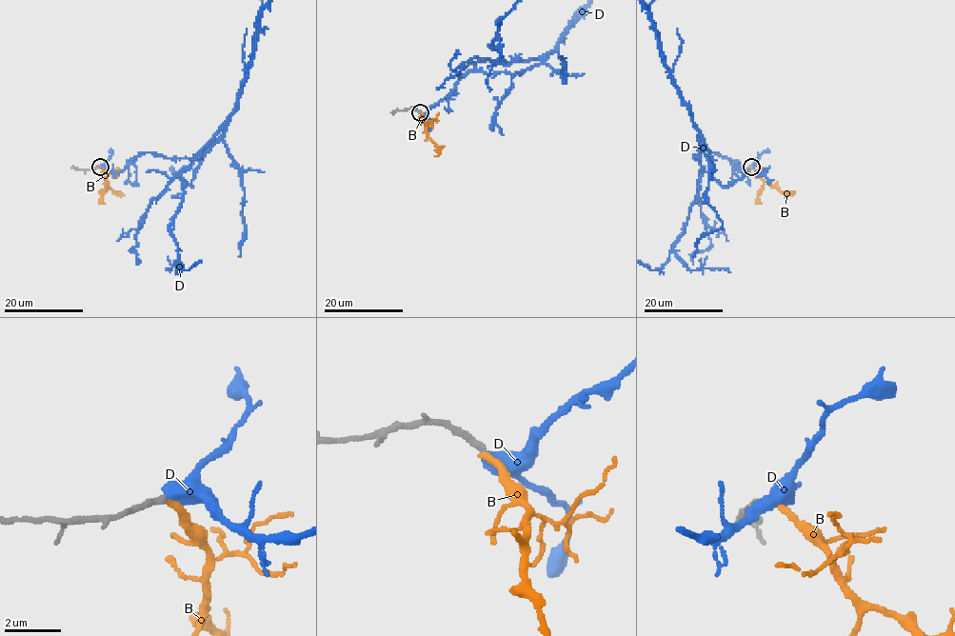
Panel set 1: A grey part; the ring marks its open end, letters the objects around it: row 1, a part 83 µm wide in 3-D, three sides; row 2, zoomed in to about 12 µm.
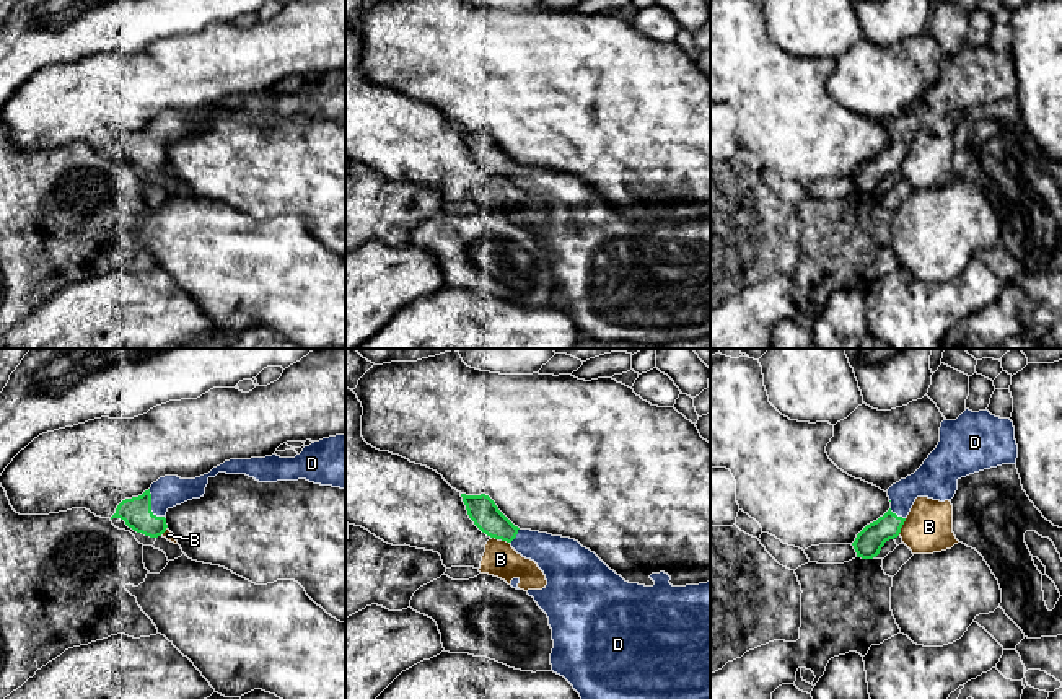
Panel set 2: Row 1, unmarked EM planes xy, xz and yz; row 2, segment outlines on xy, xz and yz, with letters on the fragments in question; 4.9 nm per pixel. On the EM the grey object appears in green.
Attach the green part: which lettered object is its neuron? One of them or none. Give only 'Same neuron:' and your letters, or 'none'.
Same neuron: D

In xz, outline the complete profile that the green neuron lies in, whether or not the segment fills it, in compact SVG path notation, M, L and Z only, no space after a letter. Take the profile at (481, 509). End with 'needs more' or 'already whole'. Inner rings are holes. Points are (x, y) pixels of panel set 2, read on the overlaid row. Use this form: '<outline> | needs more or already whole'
M461 494L469 518L490 538L502 539L544 572L547 585L528 590L552 629L552 671L564 676L581 699L710 699L710 580L673 587L665 572L652 574L653 587L629 583L578 541L520 530L485 495Z | needs more

